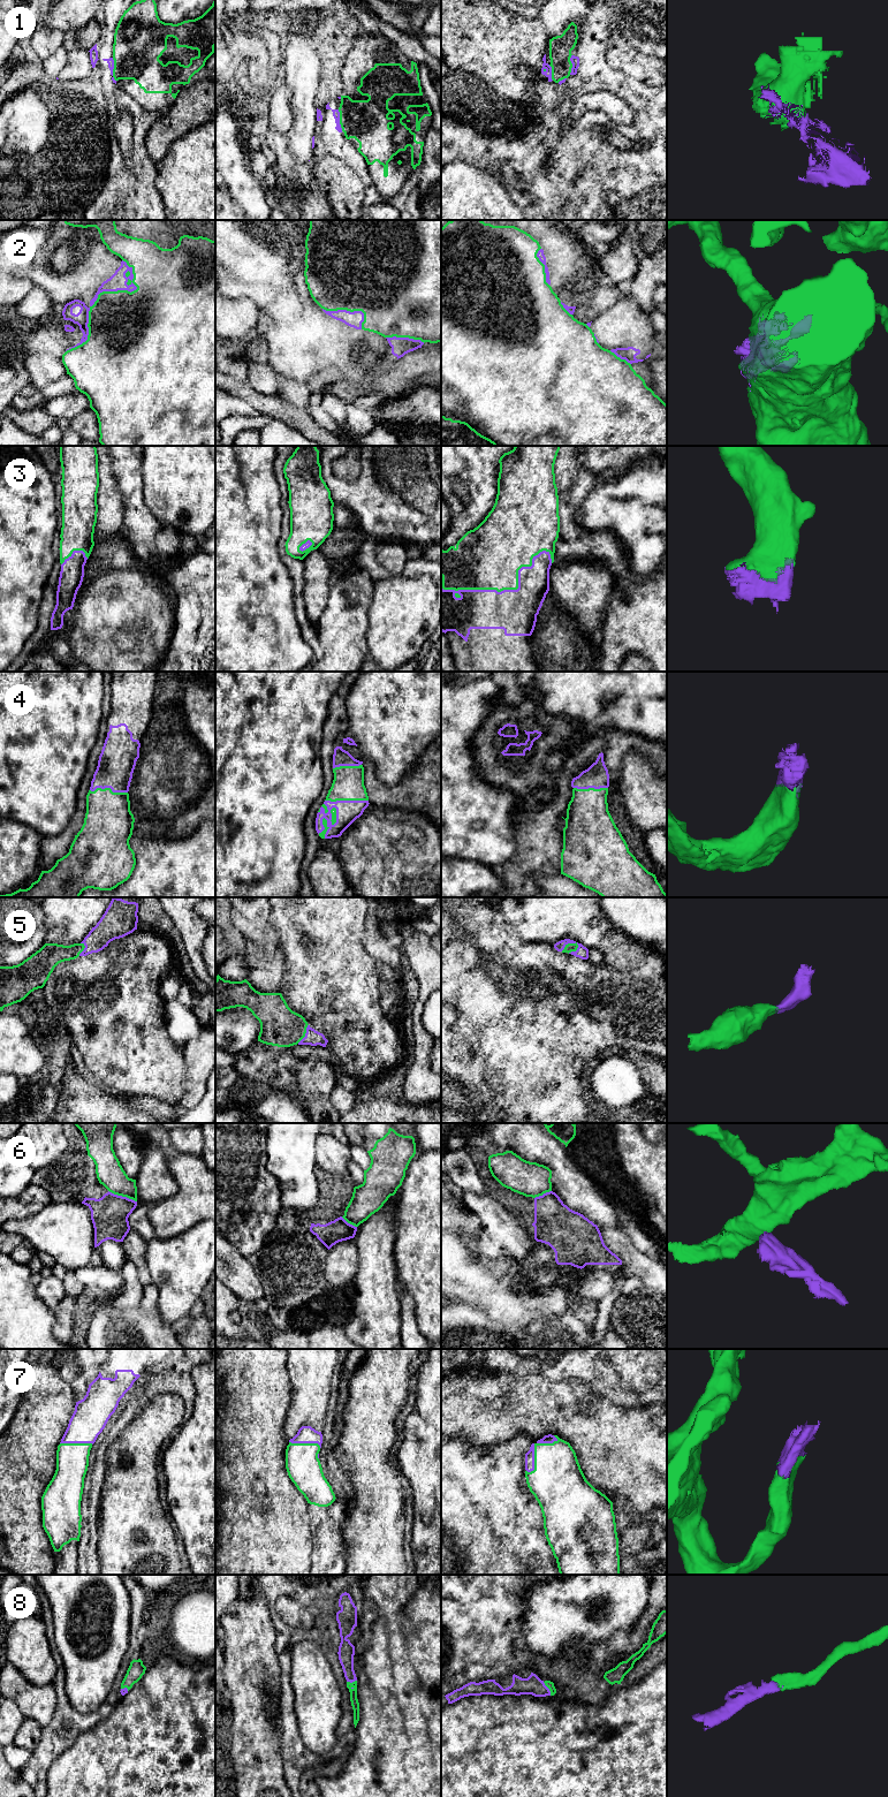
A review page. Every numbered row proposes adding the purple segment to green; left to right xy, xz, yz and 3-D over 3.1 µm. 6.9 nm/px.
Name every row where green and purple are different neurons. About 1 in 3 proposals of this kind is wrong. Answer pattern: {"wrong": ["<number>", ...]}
{"wrong": ["1", "2", "6"]}

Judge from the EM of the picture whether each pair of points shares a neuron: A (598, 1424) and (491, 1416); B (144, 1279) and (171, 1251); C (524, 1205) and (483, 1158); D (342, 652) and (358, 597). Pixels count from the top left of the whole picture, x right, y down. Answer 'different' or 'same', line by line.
A: same
B: different
C: same
D: same

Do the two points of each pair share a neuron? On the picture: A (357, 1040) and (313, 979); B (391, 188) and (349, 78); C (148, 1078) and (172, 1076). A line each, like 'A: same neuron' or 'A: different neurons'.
A: same neuron
B: same neuron
C: same neuron

